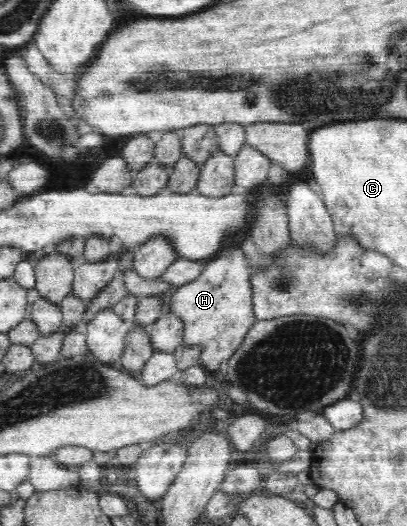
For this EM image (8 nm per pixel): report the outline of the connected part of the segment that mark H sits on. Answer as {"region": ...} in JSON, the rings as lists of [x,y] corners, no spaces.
{"region":[[[241,241],[230,242],[220,248],[218,256],[205,263],[195,279],[179,286],[170,299],[170,312],[184,322],[184,345],[202,345],[200,364],[213,374],[234,354],[256,322],[250,284],[252,269],[249,264],[241,250]]]}

